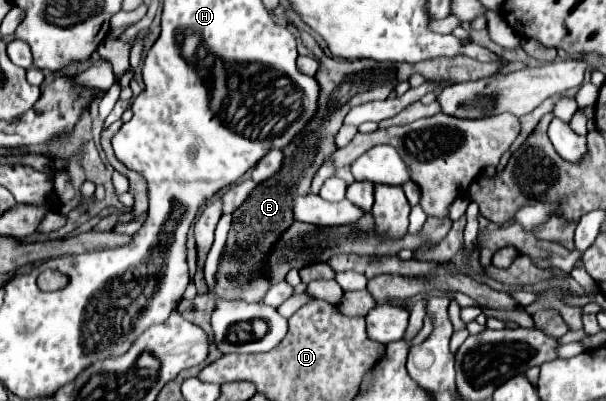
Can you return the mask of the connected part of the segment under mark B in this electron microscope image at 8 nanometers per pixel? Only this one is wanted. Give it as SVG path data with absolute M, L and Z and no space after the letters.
M301 32L301 40L307 50L311 50L315 56L321 58L321 68L315 74L323 90L323 98L319 98L319 118L315 118L315 122L311 122L311 126L307 126L307 130L303 130L303 134L299 134L299 138L295 138L291 146L283 148L283 154L285 154L283 174L277 174L275 178L271 178L271 182L261 182L251 192L247 202L239 210L233 212L233 224L227 236L227 250L225 250L227 260L221 260L219 272L217 272L219 294L227 294L227 298L243 298L247 302L263 300L263 294L267 292L269 282L267 278L263 278L263 274L259 274L259 262L263 254L269 250L269 246L275 244L279 234L287 226L291 226L293 194L295 196L307 194L311 186L311 178L315 176L319 166L325 162L327 154L333 154L337 150L333 138L337 130L341 128L341 120L351 106L389 98L395 86L399 82L407 82L413 74L421 74L427 82L455 84L455 82L467 82L475 78L493 76L501 70L499 62L479 64L471 58L433 58L431 62L417 62L415 66L395 64L395 62L381 64L375 60L337 60L337 58L327 58L323 52L317 54L317 42L309 34Z

